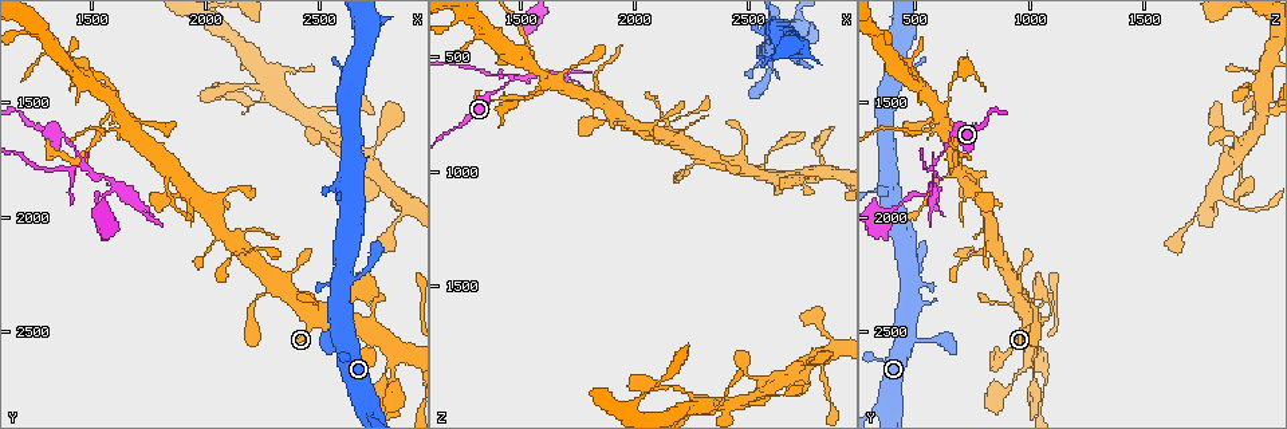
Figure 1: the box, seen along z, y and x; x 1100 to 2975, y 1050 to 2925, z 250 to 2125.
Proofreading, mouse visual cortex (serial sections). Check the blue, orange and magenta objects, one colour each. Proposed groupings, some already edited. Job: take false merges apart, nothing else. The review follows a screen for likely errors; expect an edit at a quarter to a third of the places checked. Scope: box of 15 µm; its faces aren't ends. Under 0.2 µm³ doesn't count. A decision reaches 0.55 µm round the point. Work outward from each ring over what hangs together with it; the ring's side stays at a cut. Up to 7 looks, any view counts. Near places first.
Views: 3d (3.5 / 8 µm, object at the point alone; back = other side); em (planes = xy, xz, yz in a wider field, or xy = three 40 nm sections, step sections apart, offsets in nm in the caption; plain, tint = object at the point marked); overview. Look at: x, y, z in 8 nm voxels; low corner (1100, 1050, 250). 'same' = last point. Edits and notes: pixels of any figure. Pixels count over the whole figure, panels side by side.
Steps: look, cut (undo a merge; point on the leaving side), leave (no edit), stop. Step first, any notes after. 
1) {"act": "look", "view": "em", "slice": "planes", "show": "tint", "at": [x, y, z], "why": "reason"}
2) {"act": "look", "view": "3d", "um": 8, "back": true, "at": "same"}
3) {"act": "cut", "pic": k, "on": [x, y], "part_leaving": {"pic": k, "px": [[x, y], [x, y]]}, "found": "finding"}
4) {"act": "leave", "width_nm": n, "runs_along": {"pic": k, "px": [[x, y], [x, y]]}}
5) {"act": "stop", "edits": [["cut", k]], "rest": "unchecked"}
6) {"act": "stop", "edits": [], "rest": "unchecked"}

{"act": "look", "view": "3d", "um": 3.5, "at": [2570, 2530, 970], "why": "thick turns thin"}

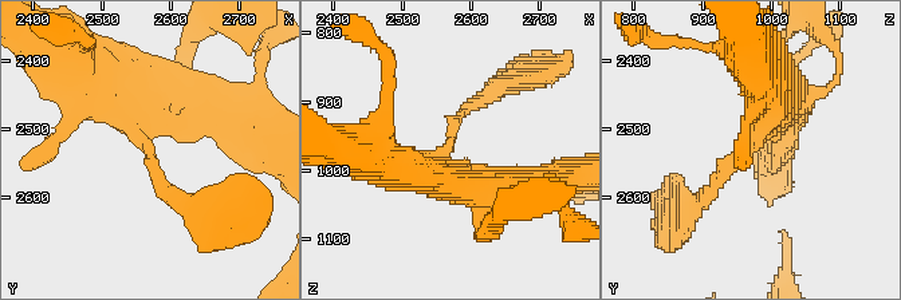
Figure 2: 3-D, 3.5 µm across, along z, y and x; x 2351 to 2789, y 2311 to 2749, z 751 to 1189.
{"act": "leave", "runs_along": {"pic": 2, "px": [[82, 91], [128, 119], [189, 206]]}, "found": "continuous, no second cell"}

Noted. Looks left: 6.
{"act": "look", "view": "em", "slice": "xy", "step": 2, "show": "tint", "at": [2820, 2570, 1000], "why": "thin arm on a thick one"}

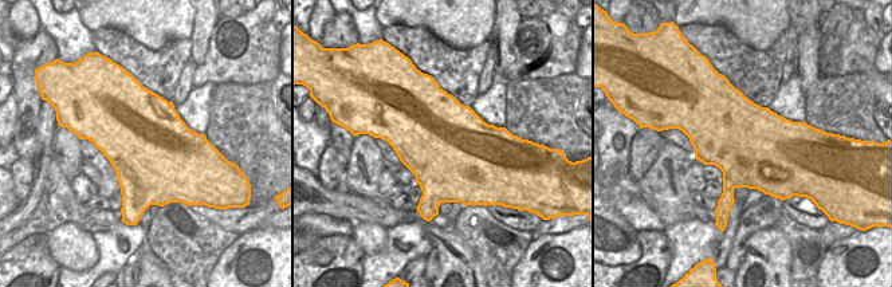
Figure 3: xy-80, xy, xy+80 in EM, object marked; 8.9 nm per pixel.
{"act": "look", "view": "3d", "um": 3.5, "back": true, "at": "same", "why": "wider look"}

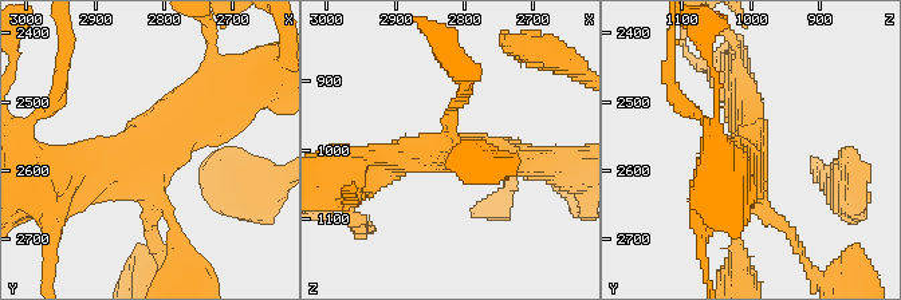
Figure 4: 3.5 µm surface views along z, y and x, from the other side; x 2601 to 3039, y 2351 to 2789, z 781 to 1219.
{"act": "leave", "arm_widths_nm": [150, 150, 400, 450], "found": "one cell here"}

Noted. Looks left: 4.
{"act": "look", "view": "3d", "um": 3.5, "at": [1460, 1770, 590], "why": "a fork"}

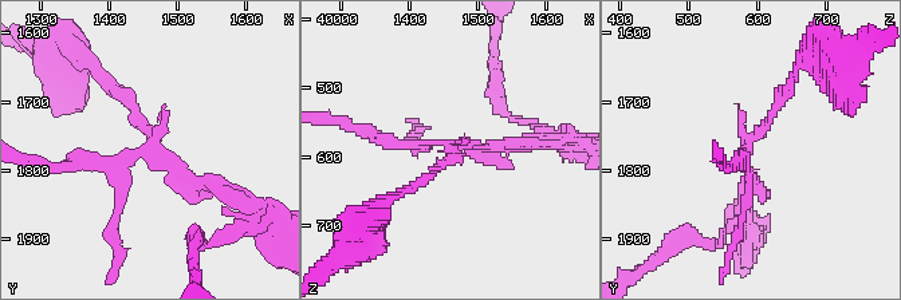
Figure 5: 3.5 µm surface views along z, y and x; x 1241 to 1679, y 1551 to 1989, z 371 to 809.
{"act": "cut", "pic": 5, "on": [169, 166], "found": "two cells meet here"}

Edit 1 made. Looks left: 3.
{"act": "stop", "edits": [["cut", 5]], "rest": "unchecked"}

